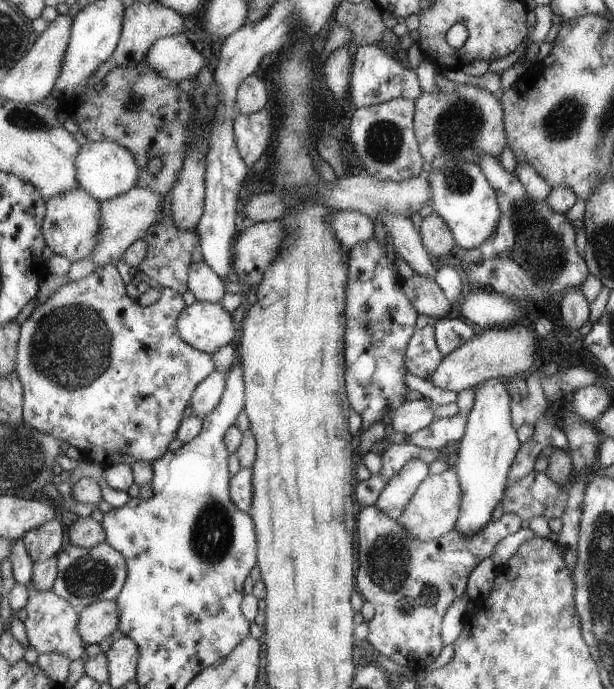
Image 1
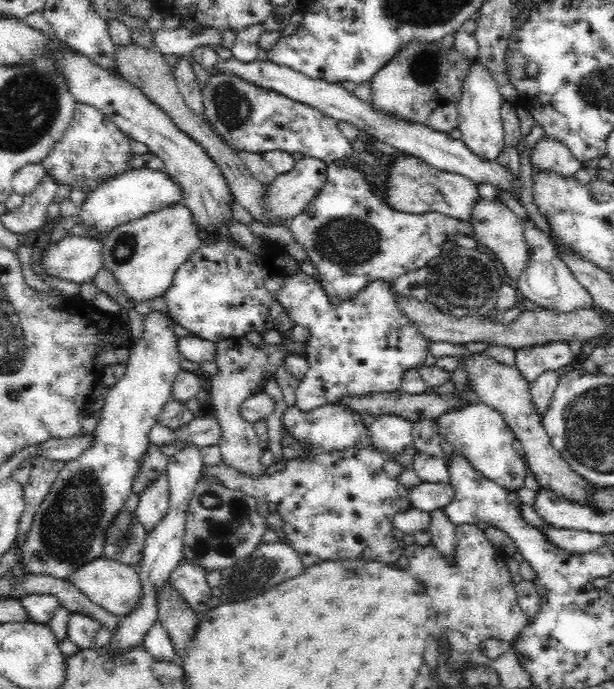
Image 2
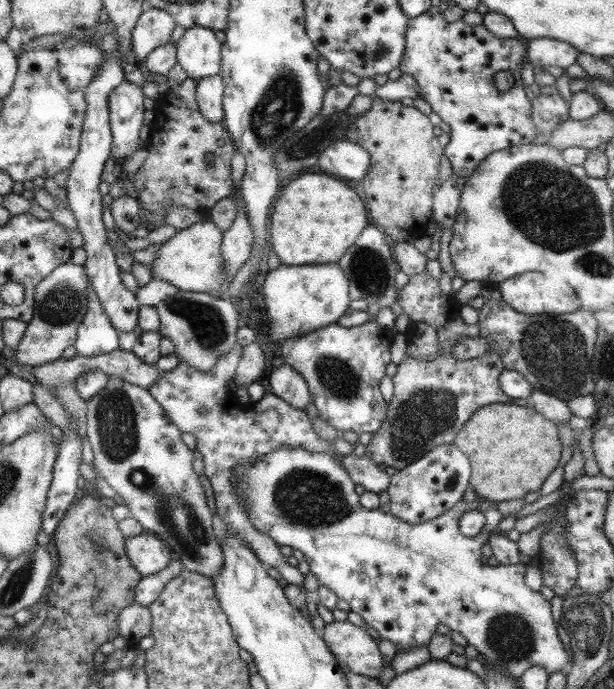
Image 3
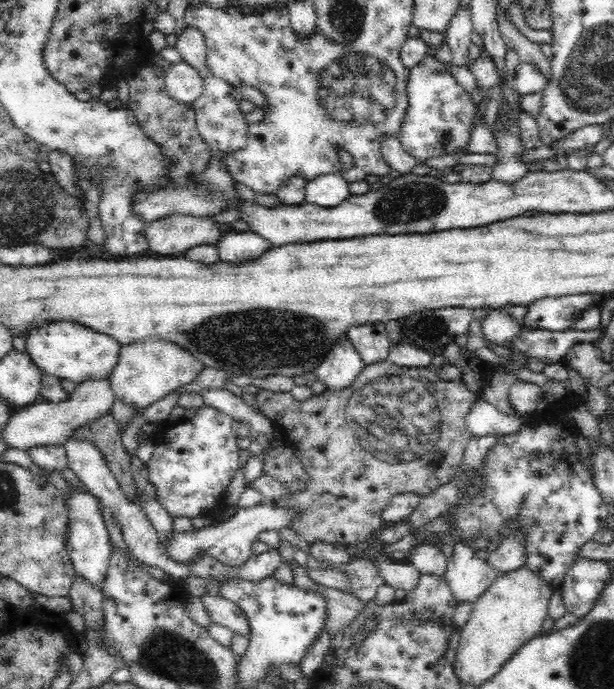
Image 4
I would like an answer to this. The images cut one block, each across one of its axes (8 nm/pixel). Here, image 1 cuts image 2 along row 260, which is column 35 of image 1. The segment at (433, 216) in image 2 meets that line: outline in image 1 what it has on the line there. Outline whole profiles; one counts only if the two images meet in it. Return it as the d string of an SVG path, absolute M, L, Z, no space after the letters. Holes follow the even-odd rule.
M111 265L97 267L88 276L66 282L51 294L43 304L36 306L21 324L21 334L18 336L17 344L17 364L14 370L23 389L22 423L36 431L50 434L61 442L67 442L80 452L81 459L87 463L99 464L102 469L119 463L131 466L137 461L151 462L165 455L167 444L177 435L179 423L182 422L181 418L183 418L183 410L189 402L189 396L193 394L194 388L207 375L215 371L211 355L192 347L178 333L178 316L185 307L182 293L175 292L175 289L167 287L161 288L159 299L155 303L149 306L139 306L135 300L131 300L125 294L125 286L119 278L119 272L117 272L115 266Z

